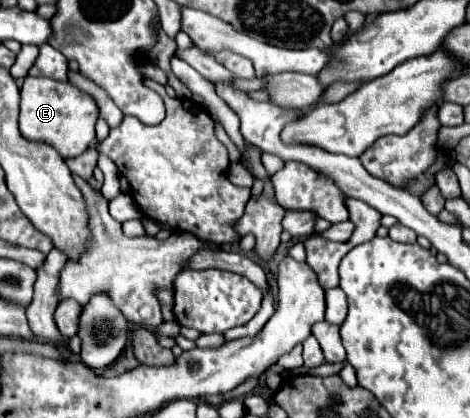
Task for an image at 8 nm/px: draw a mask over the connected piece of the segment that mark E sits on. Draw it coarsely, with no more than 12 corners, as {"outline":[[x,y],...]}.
{"outline":[[26,77],[20,133],[64,159],[96,139],[96,101]]}

